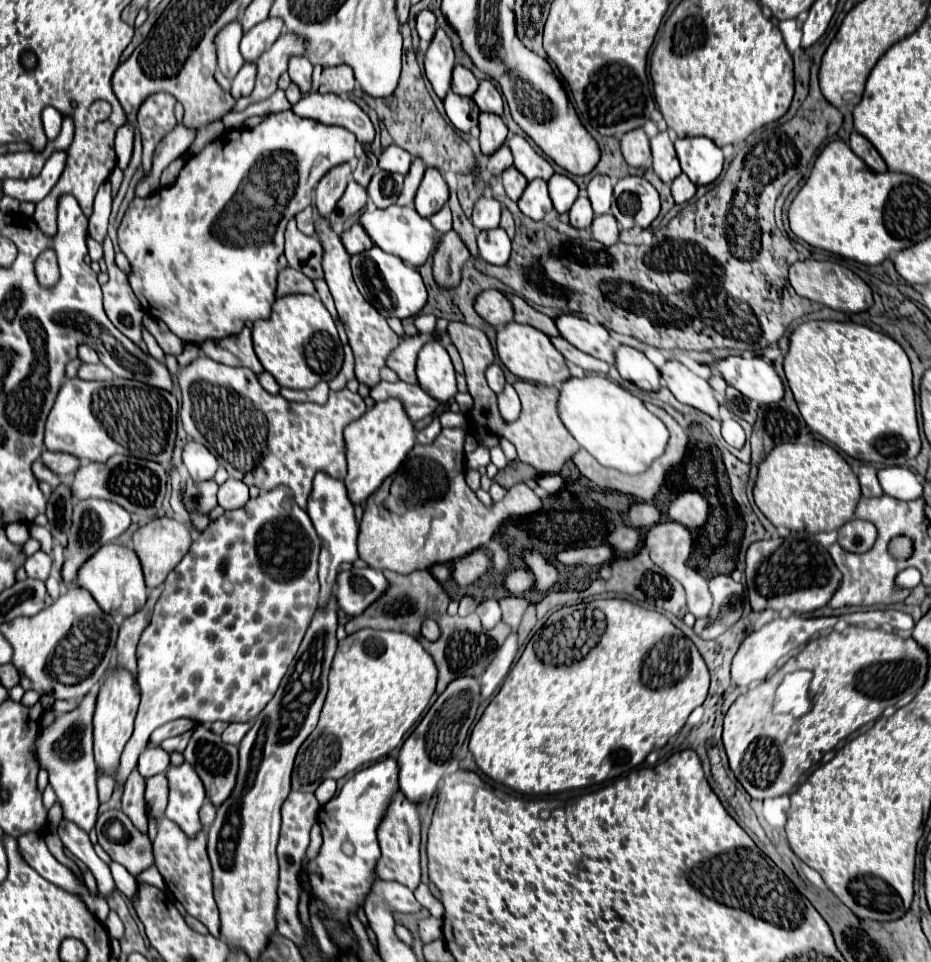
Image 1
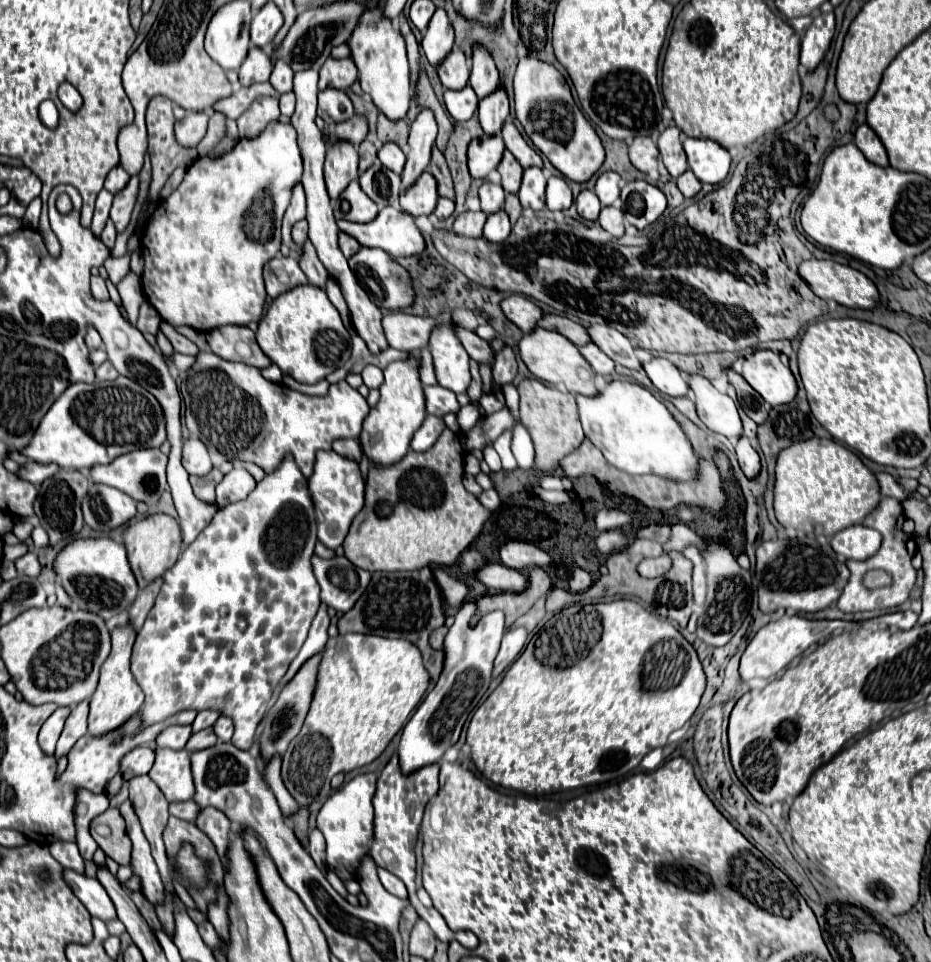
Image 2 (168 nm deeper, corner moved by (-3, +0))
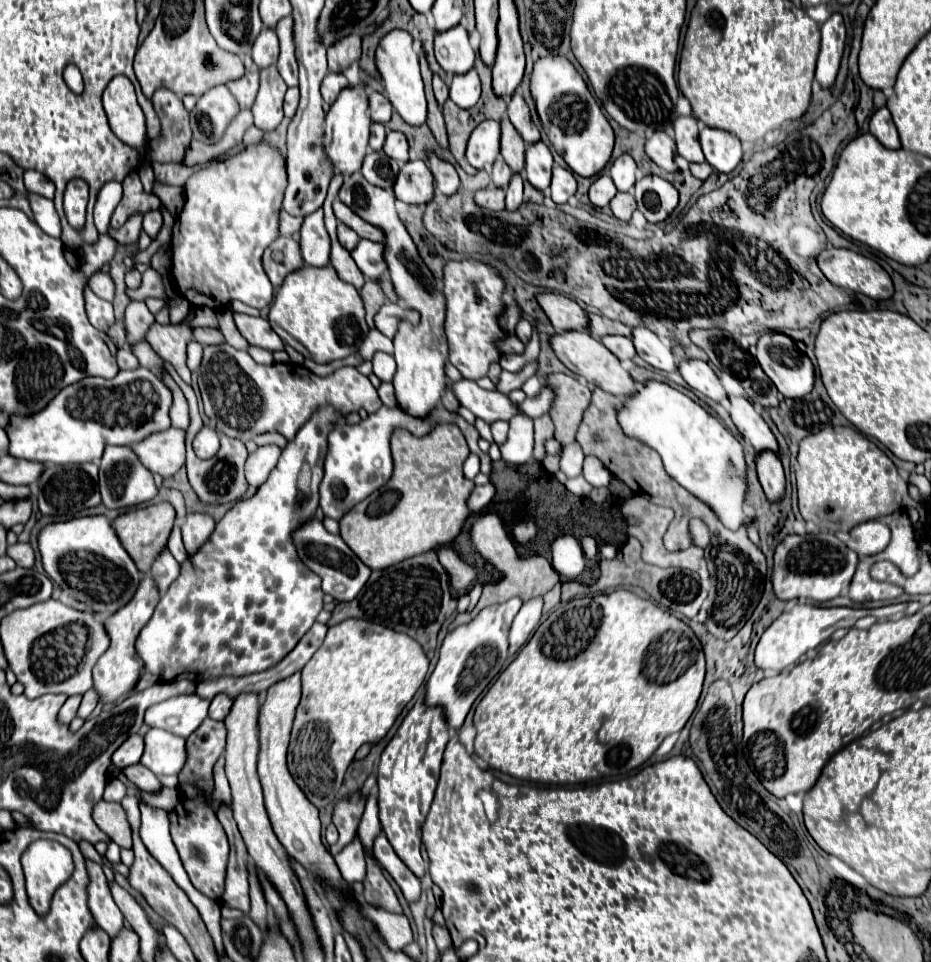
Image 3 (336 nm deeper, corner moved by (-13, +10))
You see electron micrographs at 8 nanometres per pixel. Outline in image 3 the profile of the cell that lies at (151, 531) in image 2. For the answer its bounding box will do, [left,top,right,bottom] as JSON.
[114,502,176,574]

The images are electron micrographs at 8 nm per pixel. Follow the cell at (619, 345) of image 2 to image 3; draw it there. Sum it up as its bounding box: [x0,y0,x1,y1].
[632,328,676,372]

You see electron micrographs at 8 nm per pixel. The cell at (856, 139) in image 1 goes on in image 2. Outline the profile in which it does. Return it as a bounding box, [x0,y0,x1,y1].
[854,124,888,166]

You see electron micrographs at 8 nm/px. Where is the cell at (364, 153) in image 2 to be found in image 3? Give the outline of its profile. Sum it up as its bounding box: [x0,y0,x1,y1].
[370,124,386,150]

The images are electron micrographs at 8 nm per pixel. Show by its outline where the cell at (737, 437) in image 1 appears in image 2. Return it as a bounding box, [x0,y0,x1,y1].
[736,436,760,478]

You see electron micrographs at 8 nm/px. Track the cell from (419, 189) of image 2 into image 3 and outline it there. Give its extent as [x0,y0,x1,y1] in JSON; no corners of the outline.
[394,160,434,204]

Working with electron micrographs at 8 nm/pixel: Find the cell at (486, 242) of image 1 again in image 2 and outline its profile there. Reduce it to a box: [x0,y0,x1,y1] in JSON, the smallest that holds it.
[484,210,510,242]

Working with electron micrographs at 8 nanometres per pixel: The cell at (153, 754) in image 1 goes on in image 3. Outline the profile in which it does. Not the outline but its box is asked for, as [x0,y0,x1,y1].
[112,734,144,770]

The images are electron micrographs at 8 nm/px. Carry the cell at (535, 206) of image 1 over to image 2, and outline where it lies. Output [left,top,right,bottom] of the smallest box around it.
[520,166,546,210]

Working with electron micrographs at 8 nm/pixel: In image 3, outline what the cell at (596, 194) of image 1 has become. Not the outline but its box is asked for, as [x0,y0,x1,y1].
[610,154,636,192]

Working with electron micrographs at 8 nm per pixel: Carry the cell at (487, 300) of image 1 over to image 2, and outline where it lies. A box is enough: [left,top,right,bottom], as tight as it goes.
[502,294,544,334]

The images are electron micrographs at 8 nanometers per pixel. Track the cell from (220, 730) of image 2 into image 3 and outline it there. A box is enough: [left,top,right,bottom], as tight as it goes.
[210,694,232,722]

